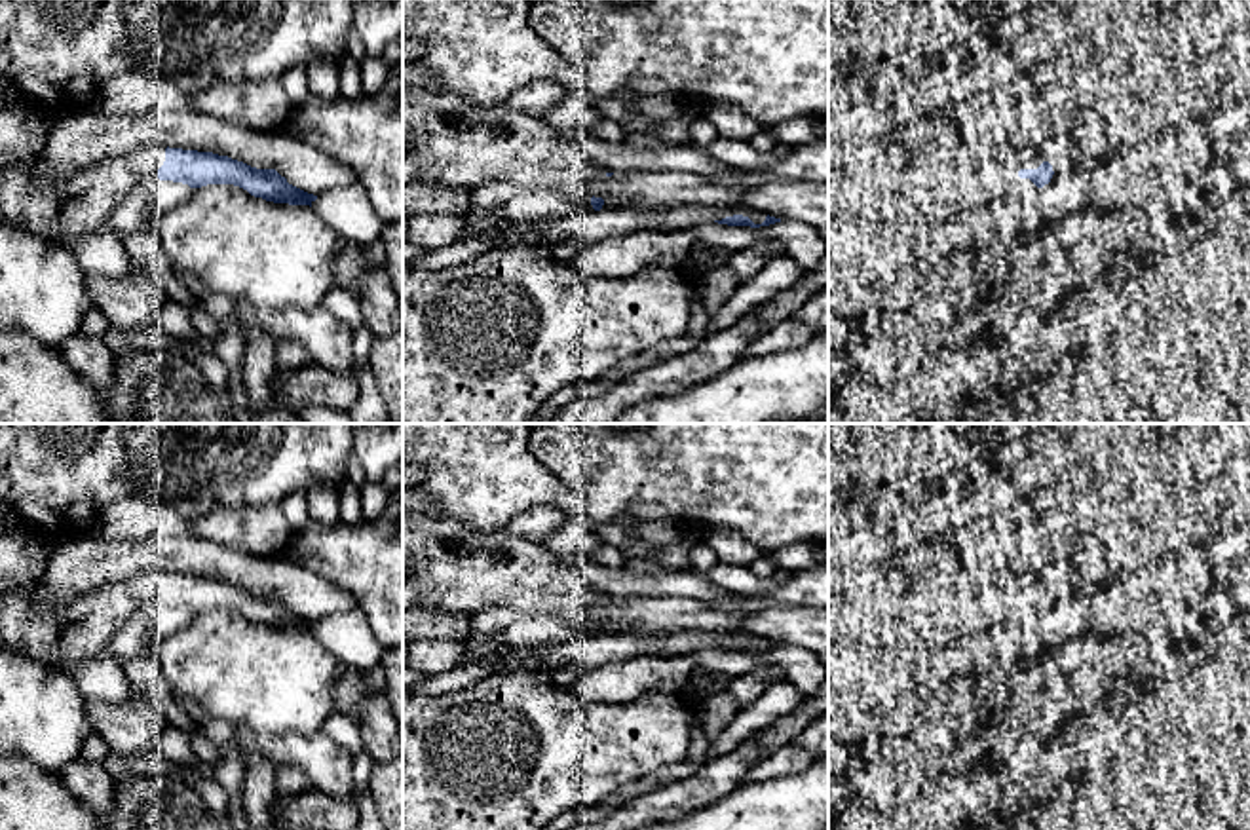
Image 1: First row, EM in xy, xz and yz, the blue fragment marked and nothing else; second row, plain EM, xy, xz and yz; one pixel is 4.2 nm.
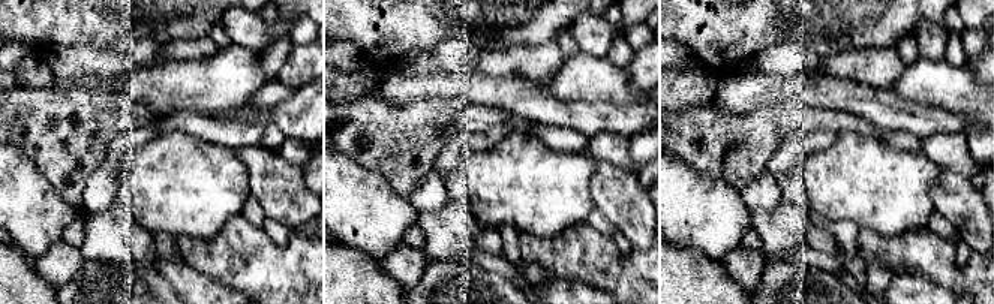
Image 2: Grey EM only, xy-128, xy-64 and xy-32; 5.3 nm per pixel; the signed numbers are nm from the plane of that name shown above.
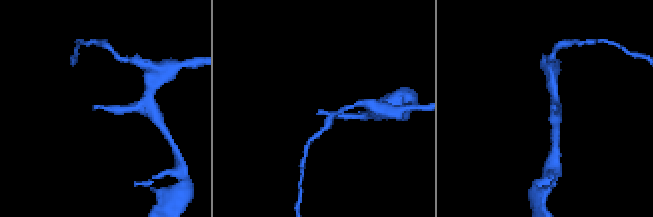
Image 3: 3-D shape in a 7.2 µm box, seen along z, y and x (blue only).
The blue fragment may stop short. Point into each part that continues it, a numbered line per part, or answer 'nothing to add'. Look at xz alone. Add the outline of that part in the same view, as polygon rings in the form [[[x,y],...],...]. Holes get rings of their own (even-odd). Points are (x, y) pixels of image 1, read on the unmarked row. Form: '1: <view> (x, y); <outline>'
1: xz (447, 566); [[[403,490],[403,610],[426,608],[473,617],[502,604],[557,615],[589,631],[589,612],[604,602],[606,596],[583,570],[564,566],[543,543],[524,539],[509,528],[477,532],[443,515],[422,490]]]

